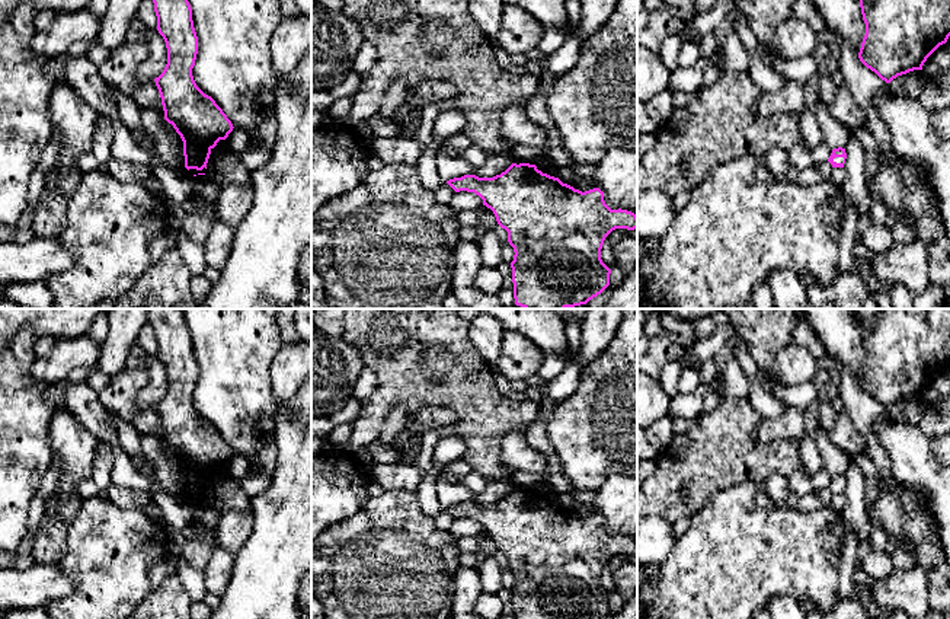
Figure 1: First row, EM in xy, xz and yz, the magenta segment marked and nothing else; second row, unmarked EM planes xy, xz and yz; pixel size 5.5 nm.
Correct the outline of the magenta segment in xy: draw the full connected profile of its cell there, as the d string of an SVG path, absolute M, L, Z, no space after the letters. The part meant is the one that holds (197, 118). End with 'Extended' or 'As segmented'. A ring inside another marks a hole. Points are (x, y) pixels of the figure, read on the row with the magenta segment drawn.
M153 0L157 31L167 48L167 64L154 79L164 119L183 141L185 167L202 170L211 150L233 131L233 124L195 83L192 68L198 54L198 36L188 0Z. As segmented

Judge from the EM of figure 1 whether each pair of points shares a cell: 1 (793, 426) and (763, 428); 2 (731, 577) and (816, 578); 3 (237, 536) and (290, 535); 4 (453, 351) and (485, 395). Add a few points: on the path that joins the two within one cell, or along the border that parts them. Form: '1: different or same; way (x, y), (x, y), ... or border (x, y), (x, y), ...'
1: same; way (786, 427), (770, 428)
2: same; way (752, 577), (795, 577)
3: different; border (250, 509), (250, 535), (234, 554)
4: same; way (453, 361), (474, 385)

